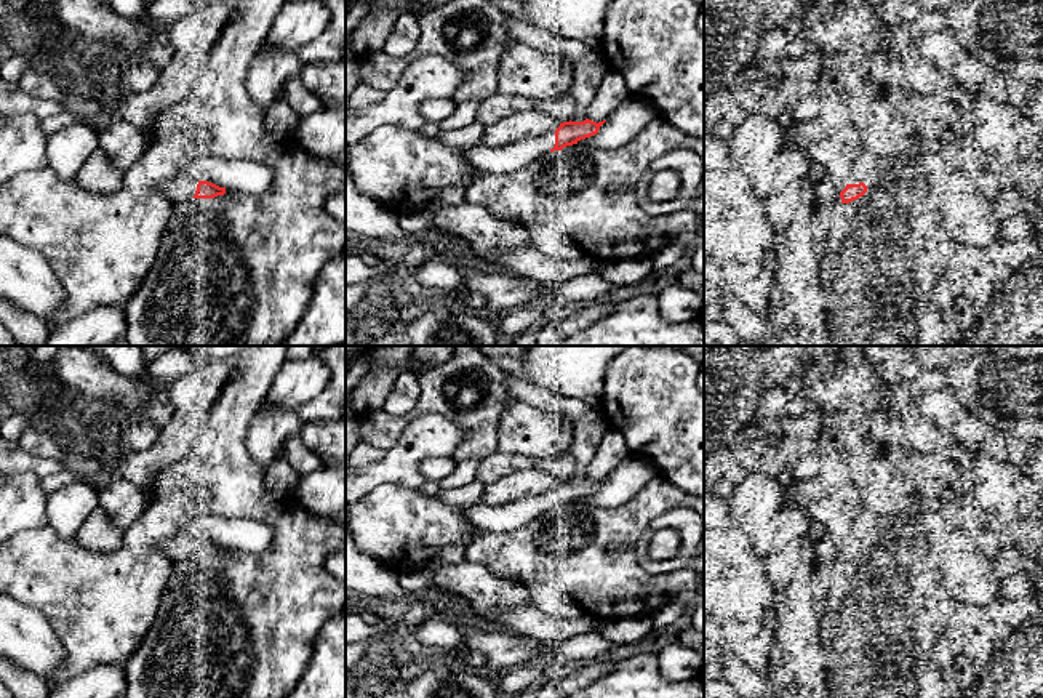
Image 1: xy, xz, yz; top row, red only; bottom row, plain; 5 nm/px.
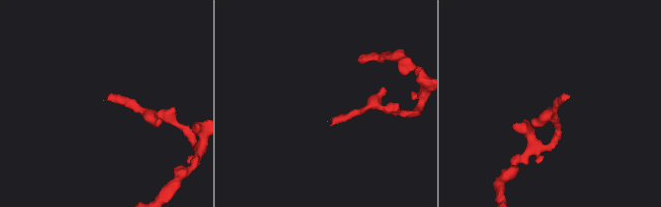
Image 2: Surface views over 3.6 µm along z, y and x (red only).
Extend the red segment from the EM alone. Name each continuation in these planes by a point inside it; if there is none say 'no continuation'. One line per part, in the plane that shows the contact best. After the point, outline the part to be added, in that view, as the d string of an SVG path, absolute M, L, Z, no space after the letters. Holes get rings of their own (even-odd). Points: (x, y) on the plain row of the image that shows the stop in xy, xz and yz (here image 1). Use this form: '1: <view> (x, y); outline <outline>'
1: xz (512, 516); outline M555 488L501 507L477 504L466 509L464 519L472 527L477 527L488 533L512 532L529 524L534 517L549 512L553 504Z

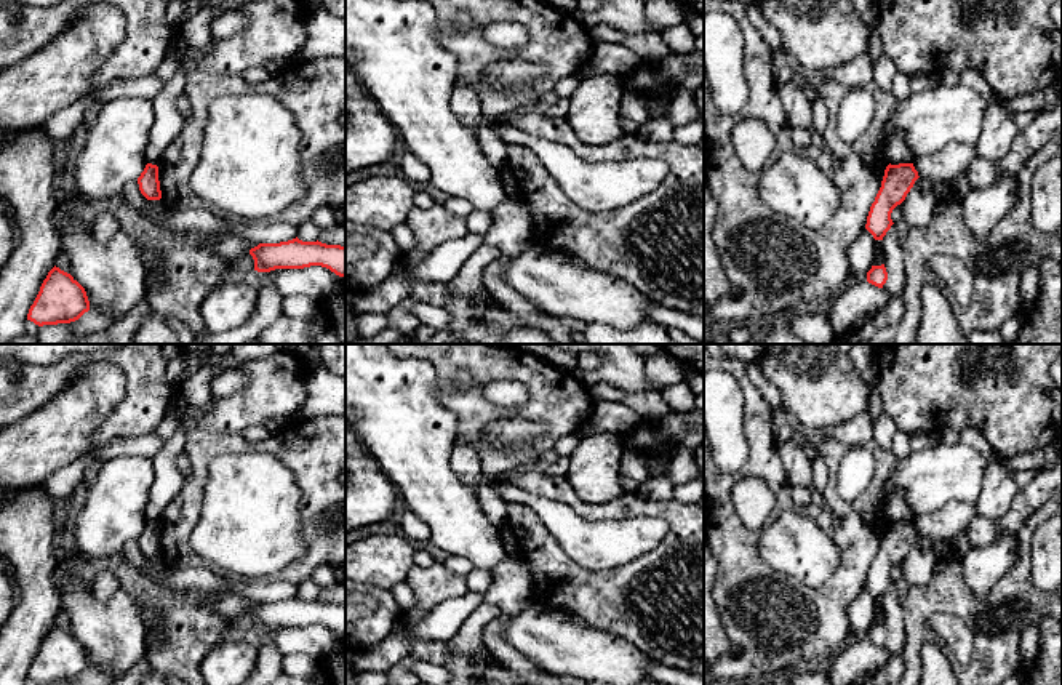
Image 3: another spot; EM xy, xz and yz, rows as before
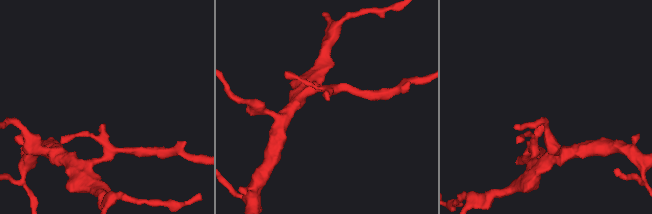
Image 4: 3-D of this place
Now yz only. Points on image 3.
no continuation

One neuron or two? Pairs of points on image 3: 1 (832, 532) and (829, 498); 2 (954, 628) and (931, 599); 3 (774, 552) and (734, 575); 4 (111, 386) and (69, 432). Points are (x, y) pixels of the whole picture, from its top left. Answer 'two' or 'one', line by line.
1: two
2: two
3: two
4: one

